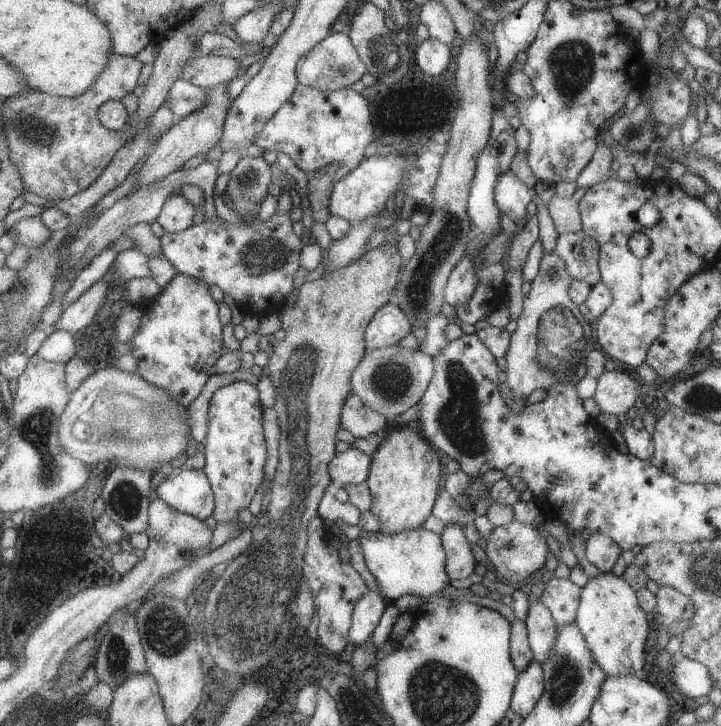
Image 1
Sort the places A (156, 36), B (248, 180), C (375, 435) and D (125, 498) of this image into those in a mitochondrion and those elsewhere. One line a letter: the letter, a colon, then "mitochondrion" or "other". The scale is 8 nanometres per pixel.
A: other
B: mitochondrion
C: other
D: mitochondrion

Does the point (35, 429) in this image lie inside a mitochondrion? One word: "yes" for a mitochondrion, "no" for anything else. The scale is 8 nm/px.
yes

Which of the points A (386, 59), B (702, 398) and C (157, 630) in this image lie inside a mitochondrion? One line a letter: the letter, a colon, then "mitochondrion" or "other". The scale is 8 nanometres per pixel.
A: mitochondrion
B: mitochondrion
C: mitochondrion

